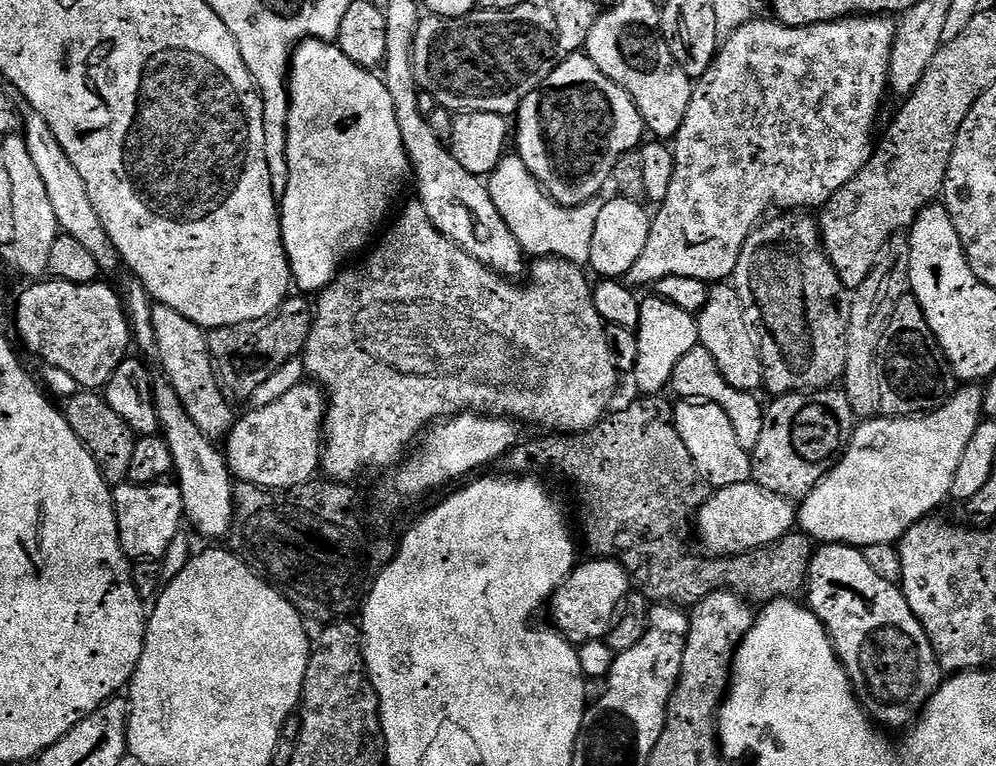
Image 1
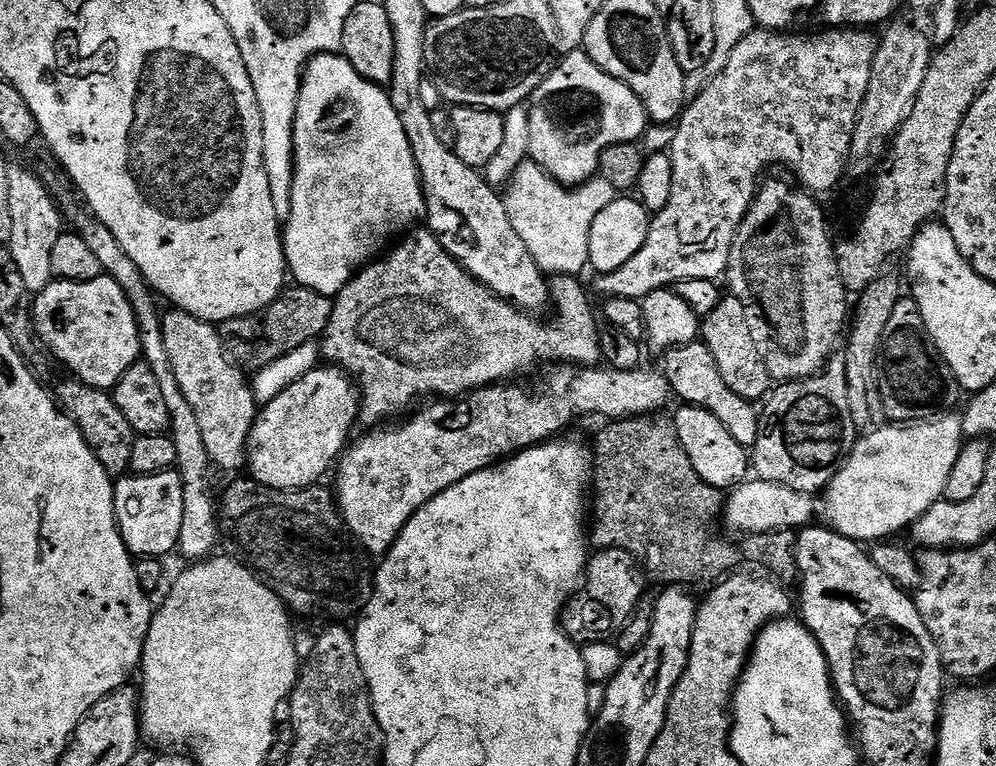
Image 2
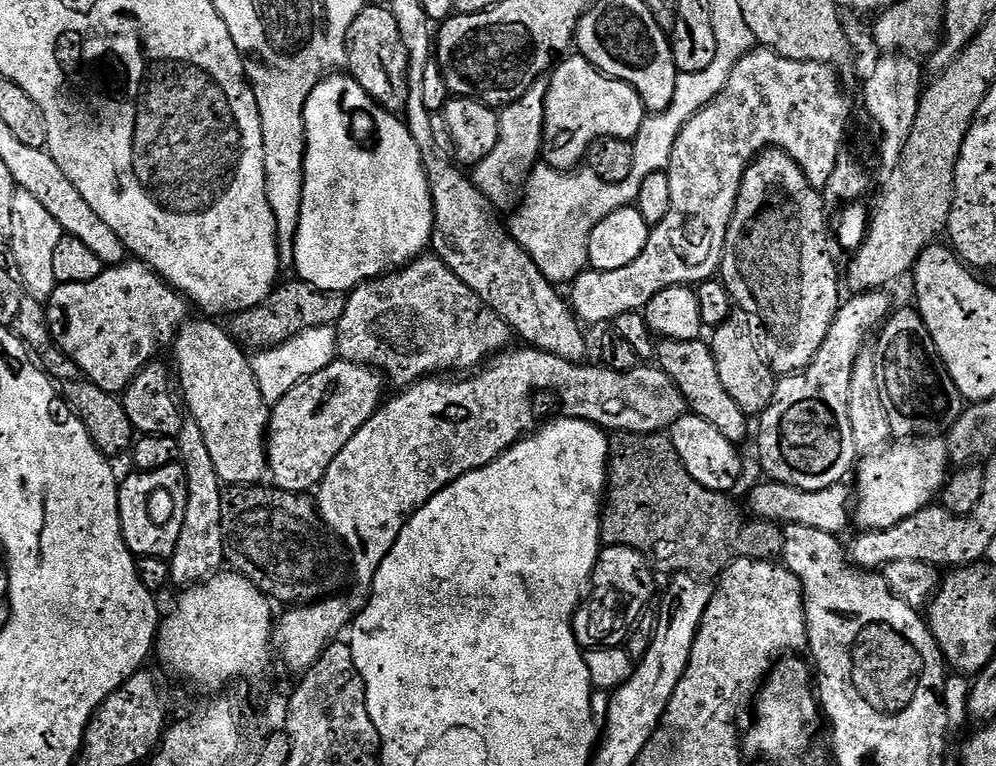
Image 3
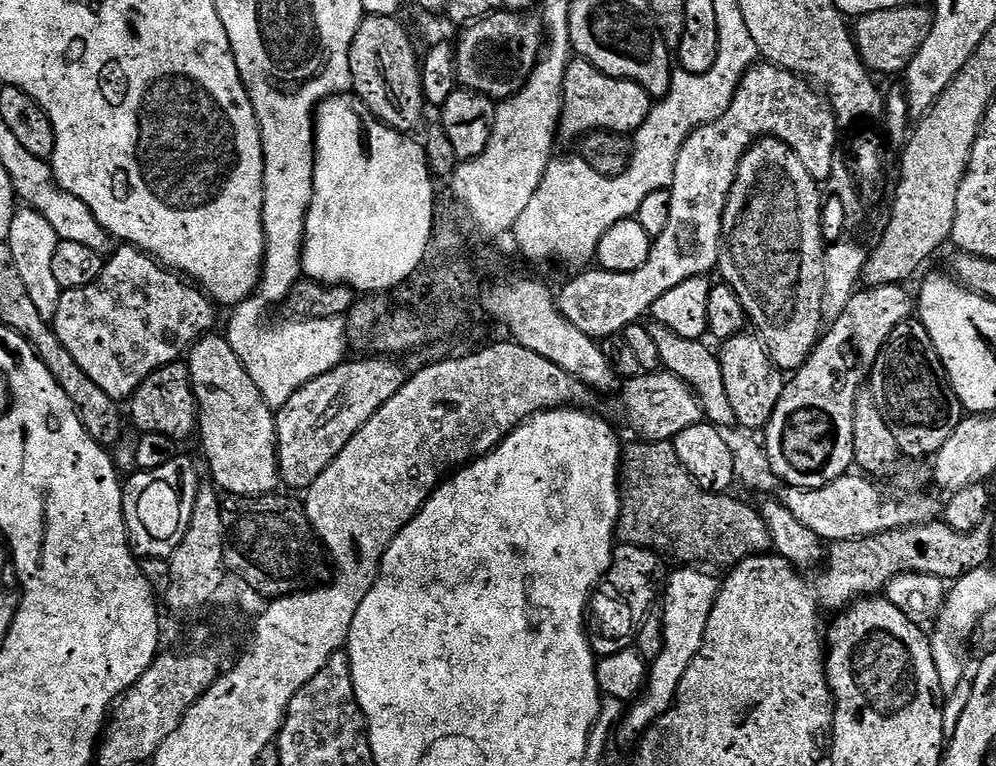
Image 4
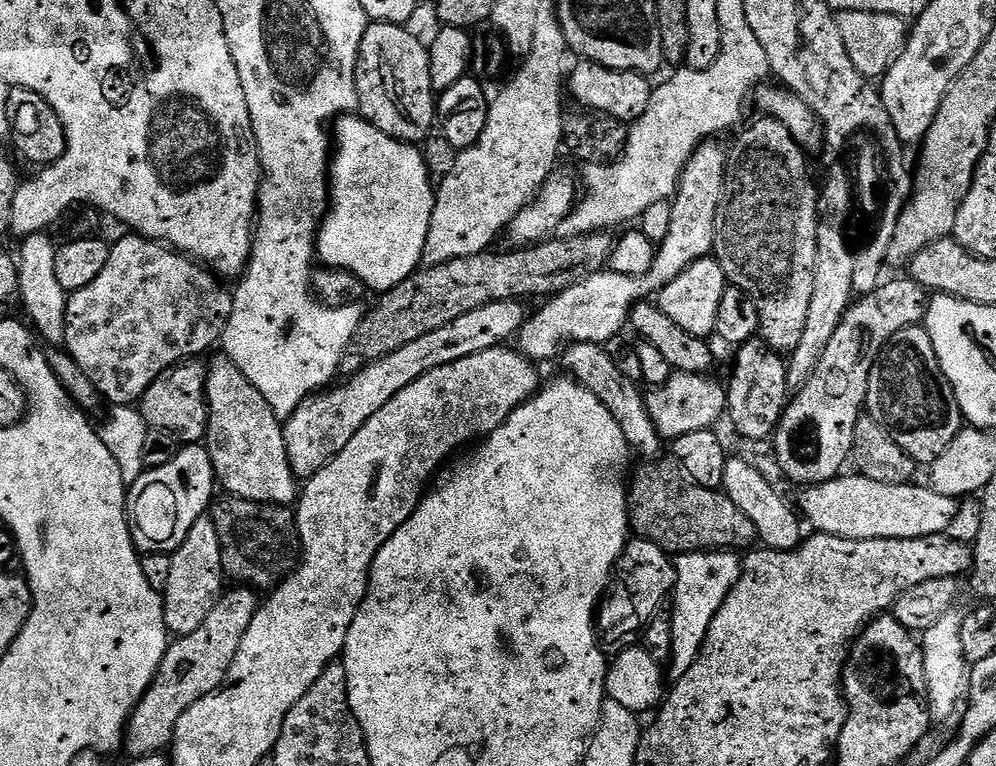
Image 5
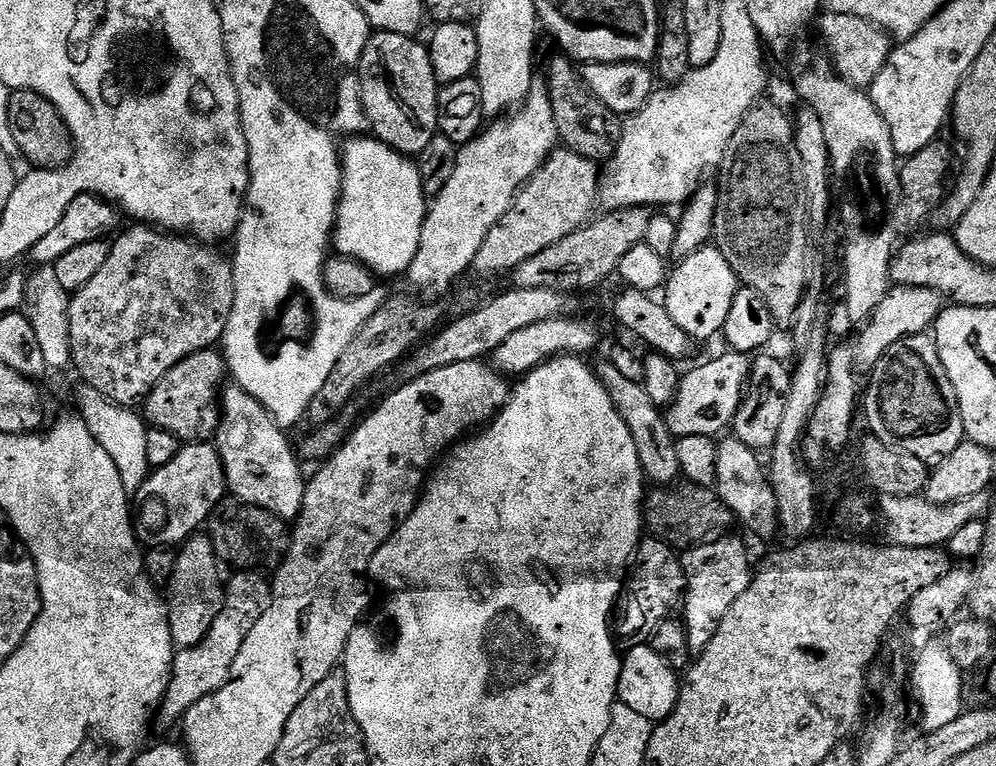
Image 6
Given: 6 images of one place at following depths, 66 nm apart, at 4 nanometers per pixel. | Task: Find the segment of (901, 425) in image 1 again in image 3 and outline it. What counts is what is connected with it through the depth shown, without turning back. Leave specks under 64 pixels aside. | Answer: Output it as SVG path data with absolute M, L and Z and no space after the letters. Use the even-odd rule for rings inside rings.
M913 438L896 442L877 456L861 459L854 488L854 520L864 530L881 532L929 507L949 479L950 457L944 438Z

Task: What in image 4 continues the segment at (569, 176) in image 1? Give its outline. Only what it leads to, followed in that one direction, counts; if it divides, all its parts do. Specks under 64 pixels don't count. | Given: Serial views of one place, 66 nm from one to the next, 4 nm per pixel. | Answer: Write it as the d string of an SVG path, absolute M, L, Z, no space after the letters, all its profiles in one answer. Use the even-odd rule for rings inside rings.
M573 59L566 70L564 104L561 107L559 131L583 138L600 129L610 133L632 134L646 122L654 100L641 84L619 80L600 72L589 60Z

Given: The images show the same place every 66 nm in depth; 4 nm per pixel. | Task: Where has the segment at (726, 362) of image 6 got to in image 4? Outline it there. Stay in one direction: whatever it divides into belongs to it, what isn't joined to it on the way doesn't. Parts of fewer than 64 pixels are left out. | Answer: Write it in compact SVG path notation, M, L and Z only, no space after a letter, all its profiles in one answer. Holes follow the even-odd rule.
M645 372L639 376L625 379L624 404L628 407L628 420L634 431L644 440L675 441L686 426L701 423L702 407L699 397L692 391L691 386L682 382L672 372Z

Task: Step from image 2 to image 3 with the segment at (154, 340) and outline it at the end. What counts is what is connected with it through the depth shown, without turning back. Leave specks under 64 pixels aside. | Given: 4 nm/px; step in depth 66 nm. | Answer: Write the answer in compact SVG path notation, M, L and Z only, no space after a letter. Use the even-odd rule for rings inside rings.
M185 419L176 441L180 451L179 463L183 464L188 479L188 497L182 534L178 534L178 546L174 546L170 557L171 583L191 586L204 583L225 567L224 531L222 530L224 488L218 478L218 470L214 470L214 461L210 459L206 442L202 438L202 430L196 420Z

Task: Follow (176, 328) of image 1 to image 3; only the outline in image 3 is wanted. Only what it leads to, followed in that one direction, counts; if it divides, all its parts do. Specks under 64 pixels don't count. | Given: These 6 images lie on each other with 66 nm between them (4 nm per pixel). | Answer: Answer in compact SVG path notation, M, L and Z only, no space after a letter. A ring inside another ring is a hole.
M195 318L189 319L181 328L177 331L174 337L174 343L176 343L176 368L180 371L180 380L178 376L178 386L184 390L184 396L182 392L182 400L186 405L188 403L187 411L190 413L191 419L198 422L199 428L202 430L202 438L206 442L206 447L210 453L210 459L214 461L214 470L218 470L218 478L221 485L224 486L256 486L261 483L260 480L269 475L268 470L268 458L266 455L266 437L268 435L268 421L270 419L270 406L262 398L262 390L258 386L258 382L254 378L254 370L252 369L252 362L249 353L245 351L241 345L237 344L235 339L230 335L227 327L219 328L219 323L213 322L208 318L200 318L204 320L195 320Z

